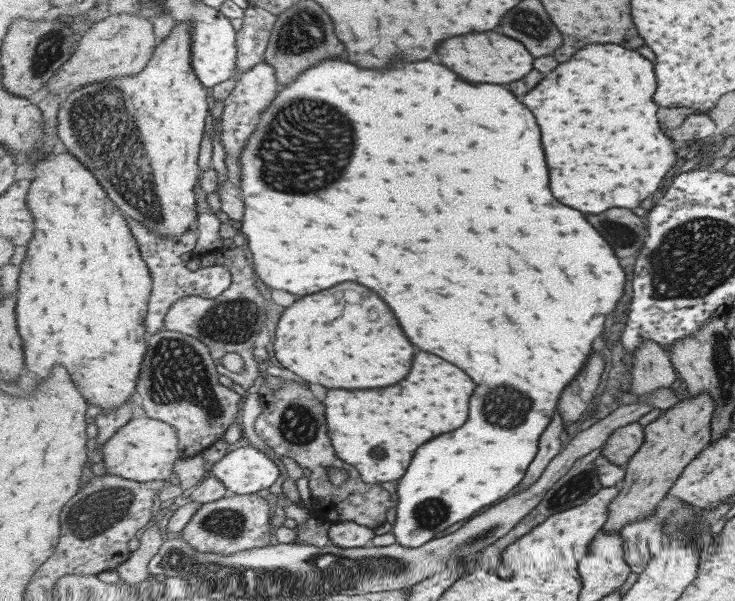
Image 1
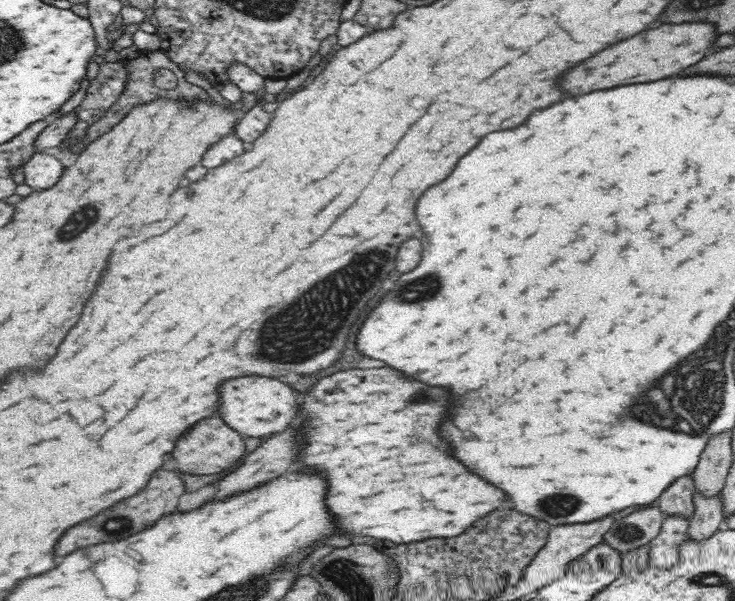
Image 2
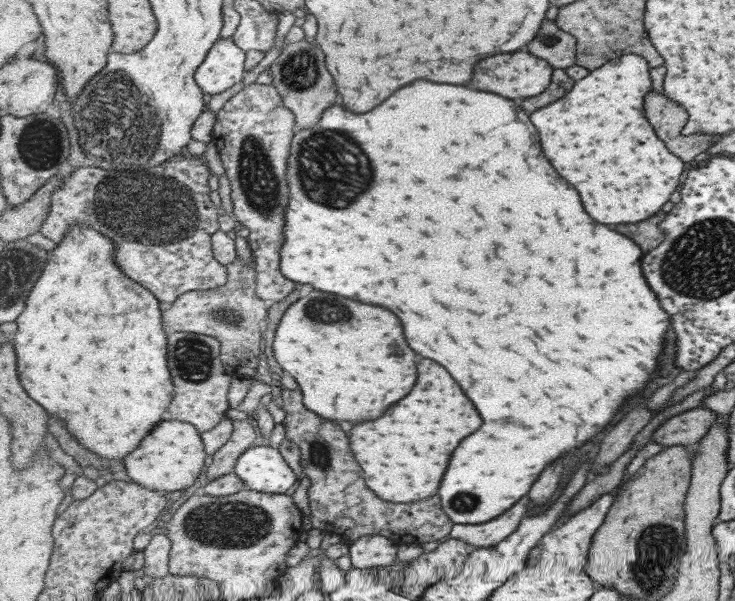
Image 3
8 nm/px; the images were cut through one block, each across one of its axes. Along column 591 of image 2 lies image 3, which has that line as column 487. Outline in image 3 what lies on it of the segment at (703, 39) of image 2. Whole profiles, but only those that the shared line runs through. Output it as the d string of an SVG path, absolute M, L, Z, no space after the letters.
M515 52L515 54L499 54L479 62L479 68L475 70L475 80L473 86L479 90L491 90L495 94L507 96L511 100L517 98L529 98L529 96L539 96L543 94L553 80L553 66L547 60L541 60L533 54L527 52Z

